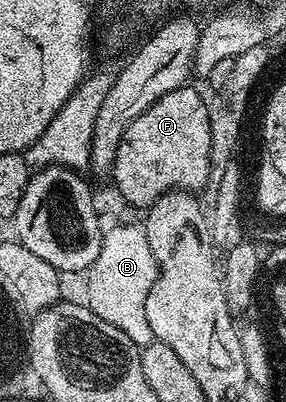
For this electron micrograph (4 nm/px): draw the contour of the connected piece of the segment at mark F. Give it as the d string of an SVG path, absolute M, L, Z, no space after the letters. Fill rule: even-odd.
M185 86L178 90L170 90L158 102L154 102L122 134L120 145L114 158L114 166L110 177L111 183L116 183L116 192L128 204L147 210L162 194L173 190L197 190L208 180L208 175L214 172L210 162L210 118L205 97L200 97L192 89Z

